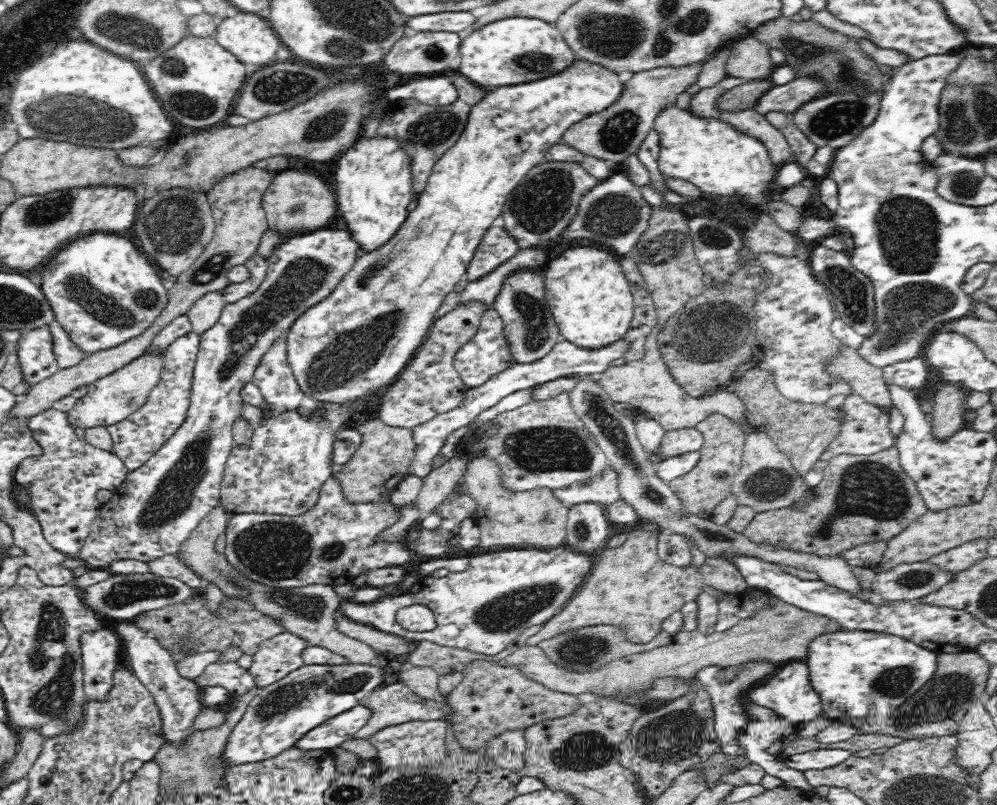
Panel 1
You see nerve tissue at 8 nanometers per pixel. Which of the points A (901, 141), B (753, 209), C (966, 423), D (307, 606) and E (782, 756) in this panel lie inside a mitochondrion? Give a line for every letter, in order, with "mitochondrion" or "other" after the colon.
A: other
B: other
C: other
D: mitochondrion
E: other

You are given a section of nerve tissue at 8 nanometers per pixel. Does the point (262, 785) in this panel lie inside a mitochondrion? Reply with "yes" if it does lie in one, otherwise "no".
no

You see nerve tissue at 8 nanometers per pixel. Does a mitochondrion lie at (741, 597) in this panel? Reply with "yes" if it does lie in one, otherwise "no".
no

